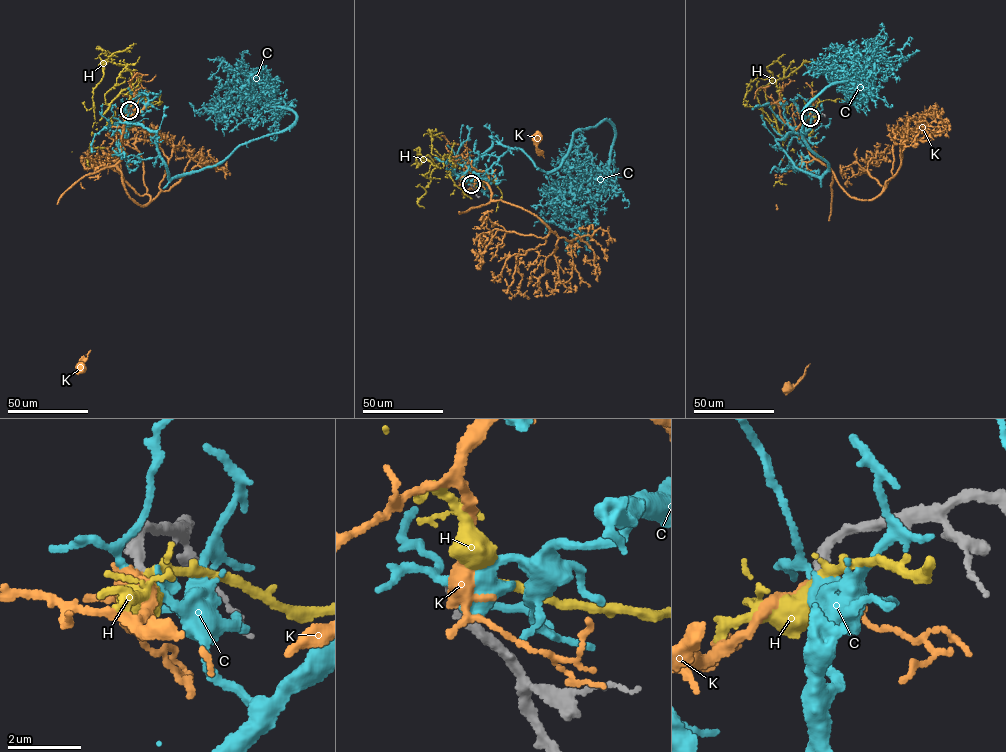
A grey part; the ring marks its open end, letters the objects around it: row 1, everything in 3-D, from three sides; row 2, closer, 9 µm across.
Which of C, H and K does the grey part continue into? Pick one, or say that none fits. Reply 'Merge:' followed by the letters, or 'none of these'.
Merge: K

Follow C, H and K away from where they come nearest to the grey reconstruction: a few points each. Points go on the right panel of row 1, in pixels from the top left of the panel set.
C: (810, 117), (776, 142), (821, 176), (829, 167), (808, 147), (803, 110), (866, 70), (853, 91)
H: (810, 117), (799, 96), (787, 109), (779, 99), (772, 114), (781, 137), (763, 115), (756, 92), (785, 54)
K: (810, 117), (796, 132), (810, 154), (833, 172), (831, 207), (810, 364), (788, 390)

